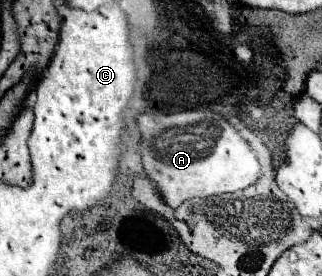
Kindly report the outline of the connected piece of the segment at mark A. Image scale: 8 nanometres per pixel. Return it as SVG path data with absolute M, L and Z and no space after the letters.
M209 109L179 113L141 113L135 117L141 133L139 151L145 173L169 207L193 197L211 197L249 187L259 177L259 161L245 139Z

